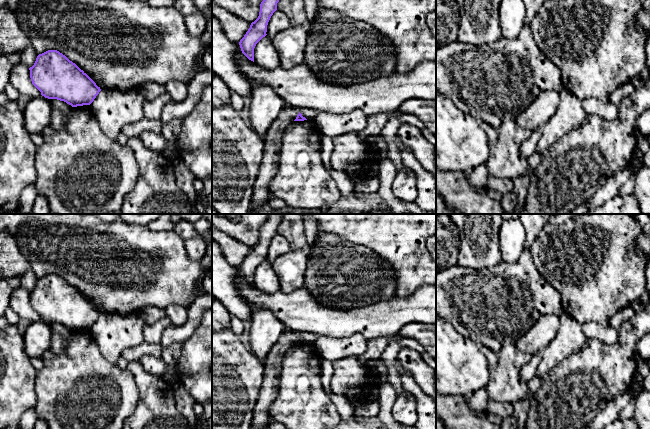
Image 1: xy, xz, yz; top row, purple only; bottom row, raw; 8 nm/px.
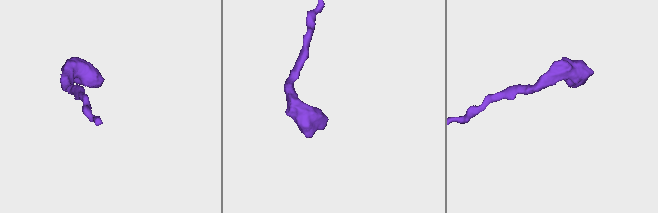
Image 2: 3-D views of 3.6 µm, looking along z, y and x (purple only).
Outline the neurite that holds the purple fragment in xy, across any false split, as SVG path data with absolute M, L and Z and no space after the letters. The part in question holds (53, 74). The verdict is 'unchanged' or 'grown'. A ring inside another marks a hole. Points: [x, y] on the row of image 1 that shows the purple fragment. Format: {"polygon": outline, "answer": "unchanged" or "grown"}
{"polygon": "M48 50L39 54L29 70L32 84L42 96L64 101L72 107L90 105L101 91L83 70L57 50Z", "answer": "unchanged"}

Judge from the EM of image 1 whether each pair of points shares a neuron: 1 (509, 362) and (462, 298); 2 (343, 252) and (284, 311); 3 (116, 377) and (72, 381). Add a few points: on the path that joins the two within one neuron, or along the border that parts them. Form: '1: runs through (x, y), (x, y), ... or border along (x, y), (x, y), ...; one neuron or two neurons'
1: border along (514, 343), (505, 342), (496, 352); two neurons
2: border along (303, 287), (323, 305); two neurons
3: runs through (105, 381), (83, 381); one neuron

